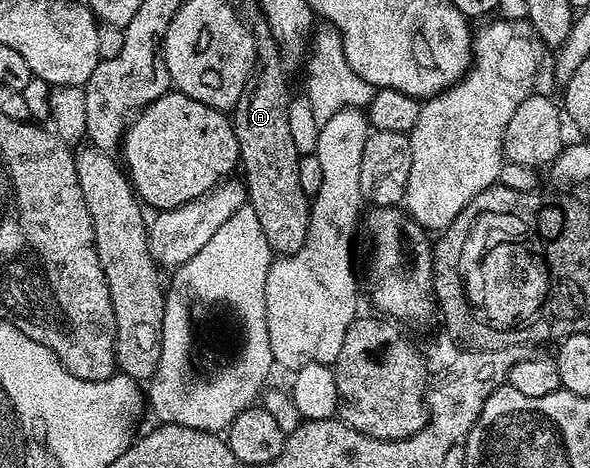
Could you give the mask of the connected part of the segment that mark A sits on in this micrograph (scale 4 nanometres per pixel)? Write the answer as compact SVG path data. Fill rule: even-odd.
M256 17L257 19L251 21L252 35L255 38L255 68L252 69L250 76L247 78L246 87L242 90L242 96L239 97L238 104L232 109L232 126L235 129L235 138L238 140L240 148L240 166L245 170L242 175L242 180L245 184L245 195L248 204L254 208L254 212L257 213L258 224L261 225L263 232L266 235L267 243L270 244L273 253L283 256L285 254L293 254L300 249L305 242L306 232L308 231L309 224L309 212L311 210L309 195L305 193L301 188L301 181L298 180L298 164L301 160L301 155L297 146L294 144L294 140L291 139L290 124L287 123L287 117L289 116L289 108L292 105L292 99L290 99L290 92L288 90L288 80L286 78L286 66L283 56L280 52L280 48L277 46L275 38L271 34L269 24L263 17Z

